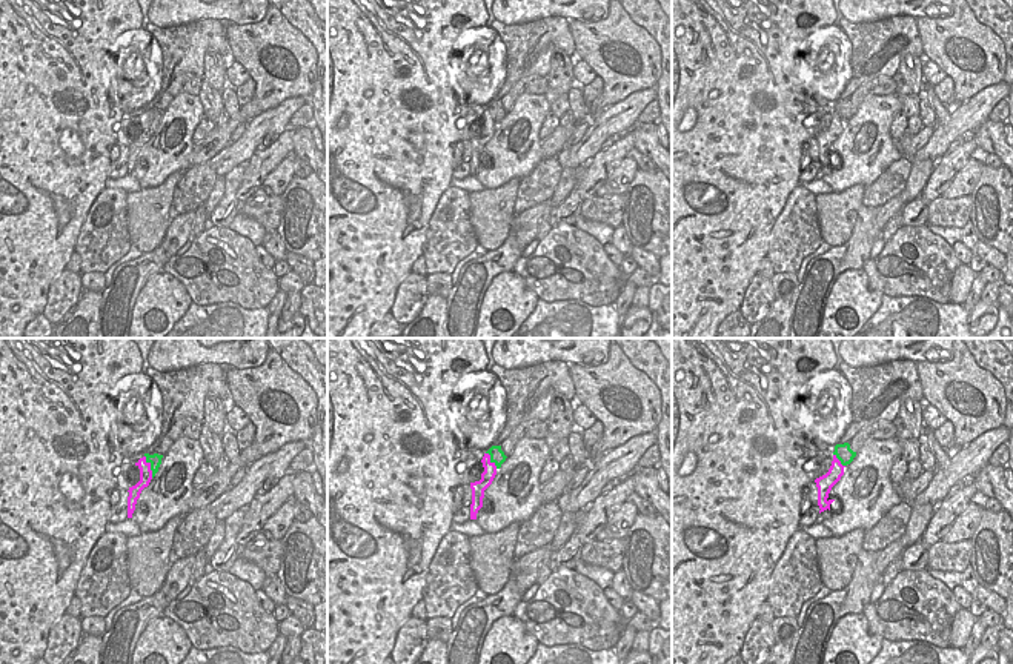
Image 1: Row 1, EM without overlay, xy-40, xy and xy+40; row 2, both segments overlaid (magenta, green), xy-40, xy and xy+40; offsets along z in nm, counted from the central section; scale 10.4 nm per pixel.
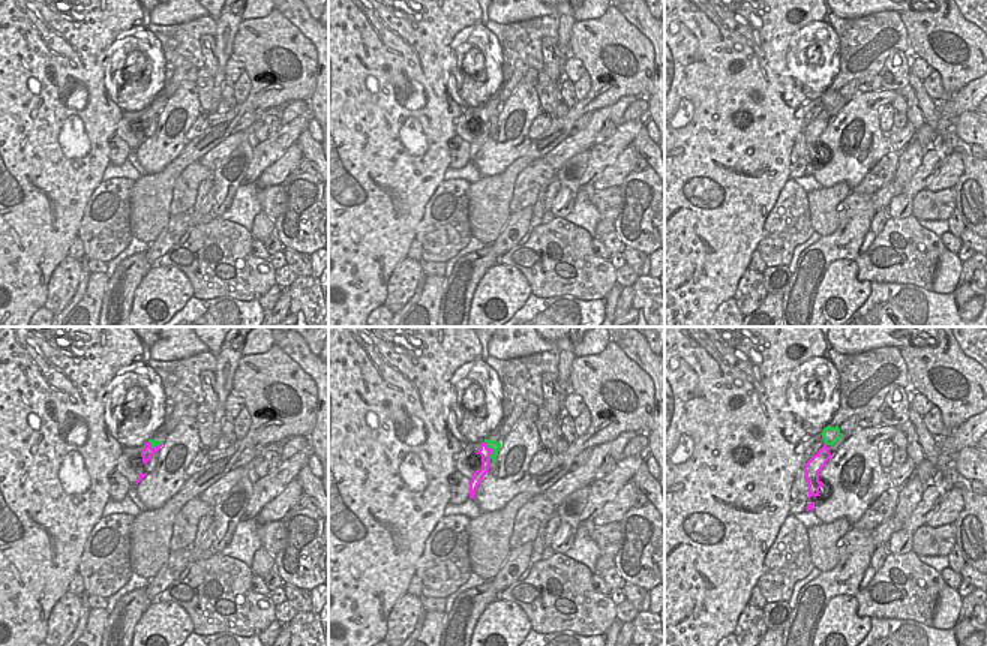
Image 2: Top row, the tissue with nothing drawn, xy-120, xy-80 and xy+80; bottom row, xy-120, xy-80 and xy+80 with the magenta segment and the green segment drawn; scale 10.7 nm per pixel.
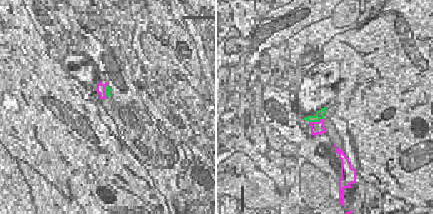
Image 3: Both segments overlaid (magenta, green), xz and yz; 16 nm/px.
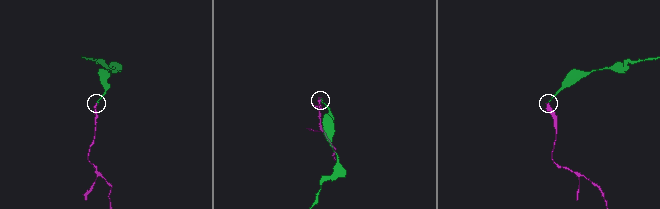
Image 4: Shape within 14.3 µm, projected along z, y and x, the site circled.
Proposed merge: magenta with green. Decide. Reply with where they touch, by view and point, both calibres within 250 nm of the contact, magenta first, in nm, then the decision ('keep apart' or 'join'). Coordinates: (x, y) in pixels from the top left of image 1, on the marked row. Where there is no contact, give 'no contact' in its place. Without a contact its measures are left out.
xy-40 (149, 466) | 130/130 nm | keep apart

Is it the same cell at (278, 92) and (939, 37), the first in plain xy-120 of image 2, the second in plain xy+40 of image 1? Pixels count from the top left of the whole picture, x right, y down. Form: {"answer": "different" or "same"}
{"answer": "same"}

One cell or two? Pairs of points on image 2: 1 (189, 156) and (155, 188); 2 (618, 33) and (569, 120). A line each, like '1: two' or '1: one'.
1: one
2: one

